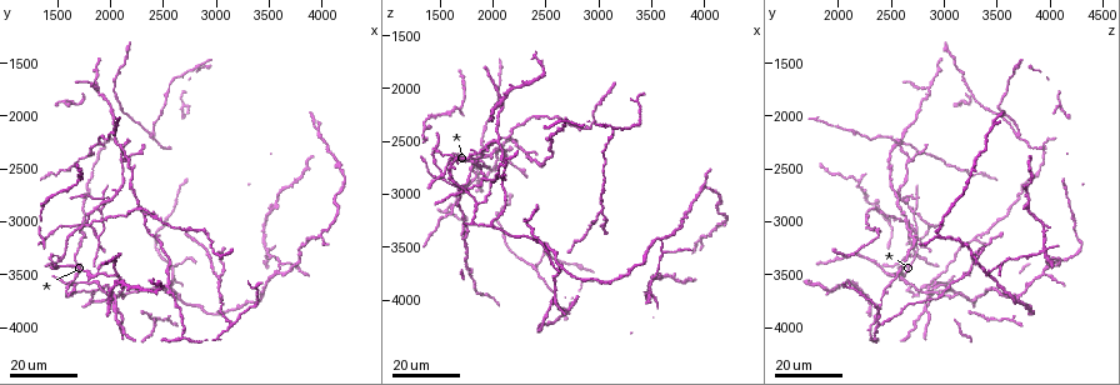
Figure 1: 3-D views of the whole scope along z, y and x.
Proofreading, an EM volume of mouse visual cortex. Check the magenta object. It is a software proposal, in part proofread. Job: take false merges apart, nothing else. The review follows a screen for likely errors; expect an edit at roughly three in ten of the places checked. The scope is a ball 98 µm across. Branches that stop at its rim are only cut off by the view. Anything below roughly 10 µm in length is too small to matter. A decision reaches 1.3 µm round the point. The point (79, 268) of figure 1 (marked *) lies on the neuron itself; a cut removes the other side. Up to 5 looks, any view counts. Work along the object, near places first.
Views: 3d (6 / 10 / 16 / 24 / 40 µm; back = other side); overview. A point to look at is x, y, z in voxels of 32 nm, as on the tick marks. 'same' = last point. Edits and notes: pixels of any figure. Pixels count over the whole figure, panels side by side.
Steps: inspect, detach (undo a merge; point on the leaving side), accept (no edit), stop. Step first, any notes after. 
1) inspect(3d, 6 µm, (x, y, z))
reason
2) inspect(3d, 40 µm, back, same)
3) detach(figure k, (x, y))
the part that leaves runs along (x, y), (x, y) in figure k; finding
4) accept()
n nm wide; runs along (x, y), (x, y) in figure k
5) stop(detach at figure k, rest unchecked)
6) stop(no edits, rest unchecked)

inspect(3d, 24 µm, (1720, 3160, 3300))
three-way junction

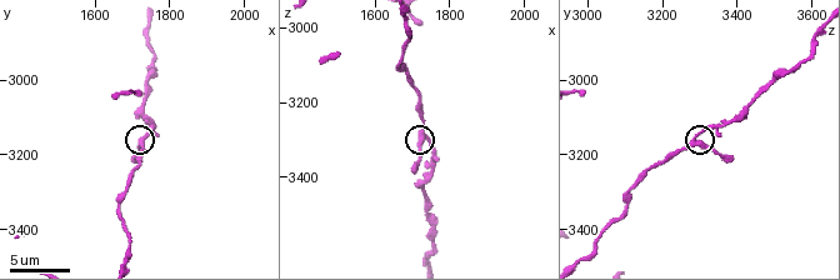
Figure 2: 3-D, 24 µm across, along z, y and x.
inspect(3d, 10 µm, (1730, 3150, 3290))

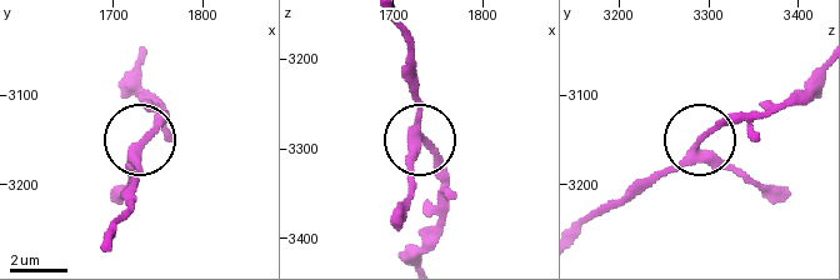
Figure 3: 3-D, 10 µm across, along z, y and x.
inspect(3d, 6 µm, (1730, 3150, 3290))

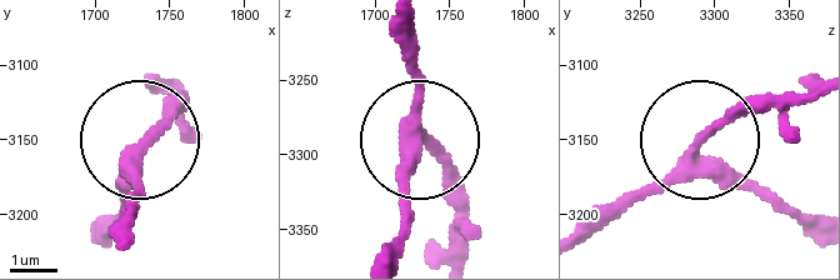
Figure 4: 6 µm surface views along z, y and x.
accept()
runs along (399, 20), (414, 128), (403, 231) in figure 4; continuous, no second neuron

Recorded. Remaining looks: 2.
inspect(3d, 24 µm, (2640, 3740, 3700))
looks like a crossing

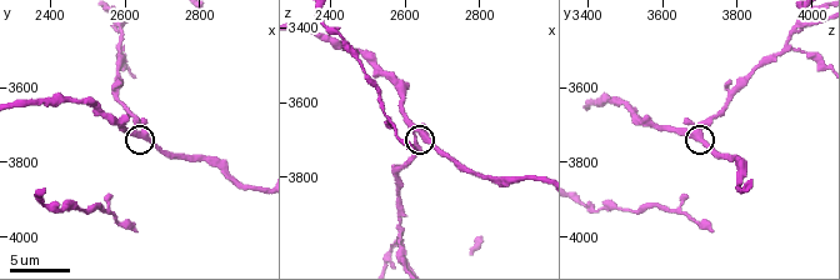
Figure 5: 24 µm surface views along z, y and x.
inspect(3d, 10 µm, (2630, 3730, 3680))

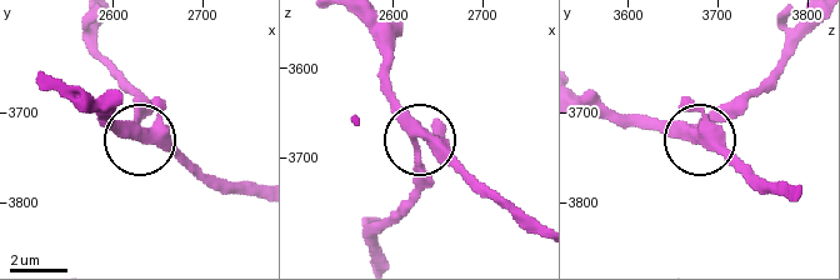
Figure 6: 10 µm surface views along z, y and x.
accept()
4 arms; runs along (365, 26), (381, 63), (386, 99), (418, 141), (418, 189) in figure 6; one neuron here

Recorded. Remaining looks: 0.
stop(no edits, rest unchecked)

